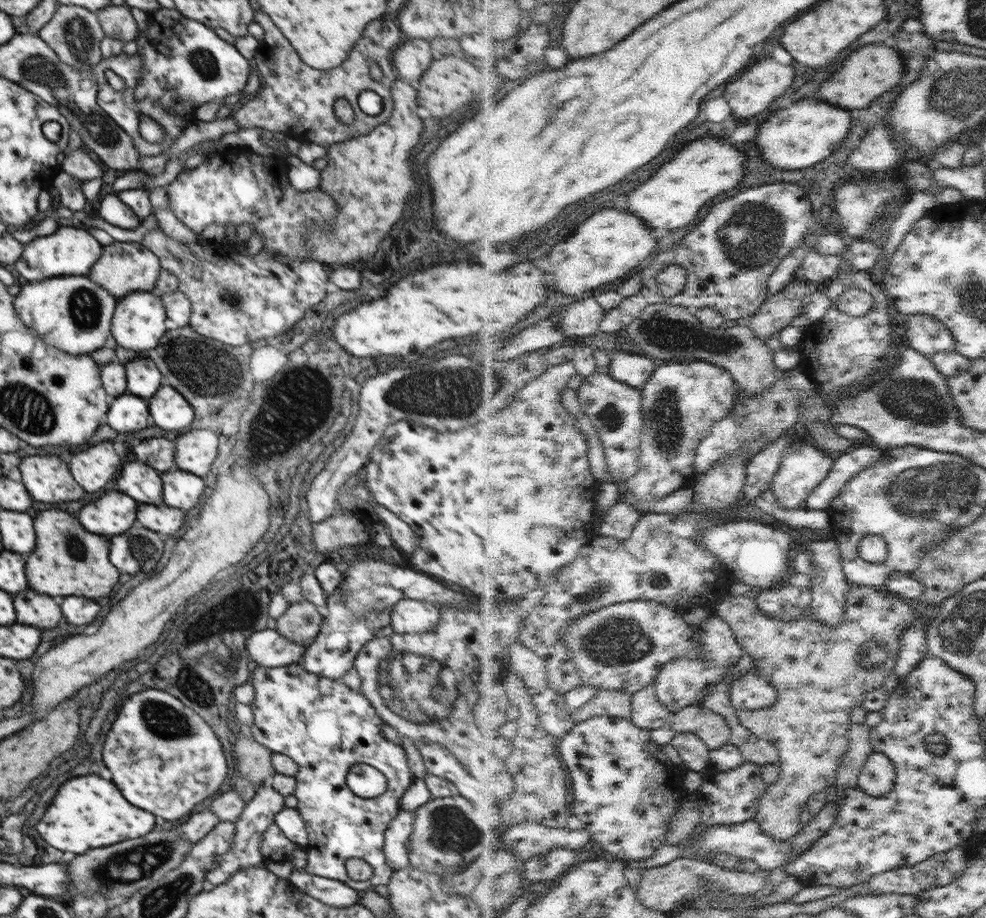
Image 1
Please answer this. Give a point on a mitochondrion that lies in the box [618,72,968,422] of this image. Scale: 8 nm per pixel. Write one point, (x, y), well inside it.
(752, 235)

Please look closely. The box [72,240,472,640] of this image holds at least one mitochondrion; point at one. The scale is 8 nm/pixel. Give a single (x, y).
(295, 389)

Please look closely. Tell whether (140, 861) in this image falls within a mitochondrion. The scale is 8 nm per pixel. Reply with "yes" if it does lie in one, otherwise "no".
yes

